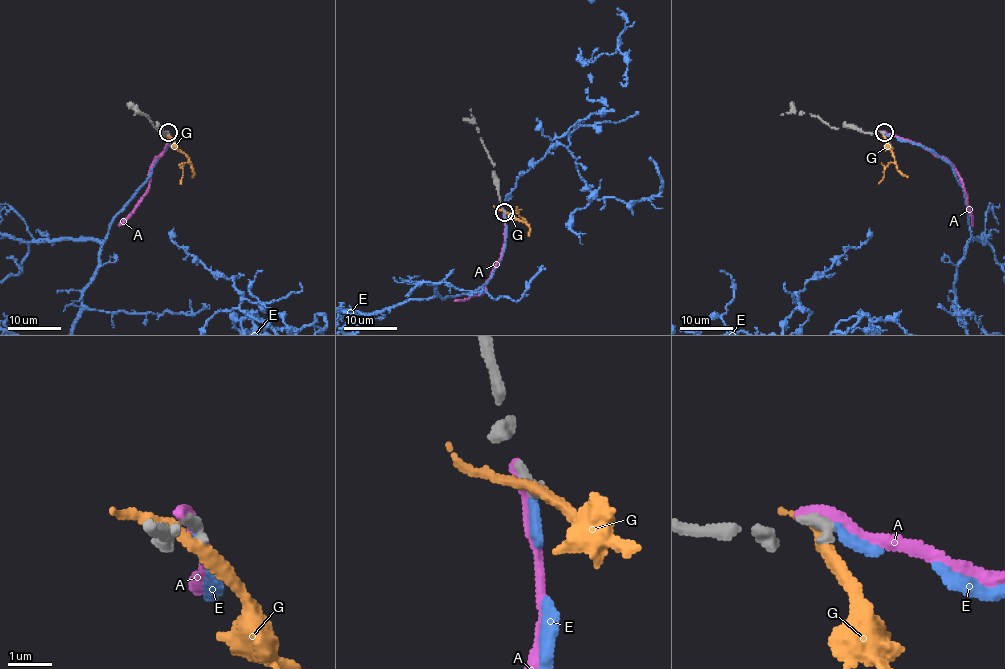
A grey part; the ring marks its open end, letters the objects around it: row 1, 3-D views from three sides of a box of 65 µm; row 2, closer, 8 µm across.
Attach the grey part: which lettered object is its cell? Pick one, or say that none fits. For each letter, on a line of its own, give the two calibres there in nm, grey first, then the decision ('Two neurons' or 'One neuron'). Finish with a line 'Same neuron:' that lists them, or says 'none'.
A: Thickness 260 nm (grey) against 320 nm. Two neurons
E: Thickness 260 nm (grey) against 200 nm. One neuron
G: Thickness 260 nm (grey) against 260 nm. Two neurons
Same neuron: E

